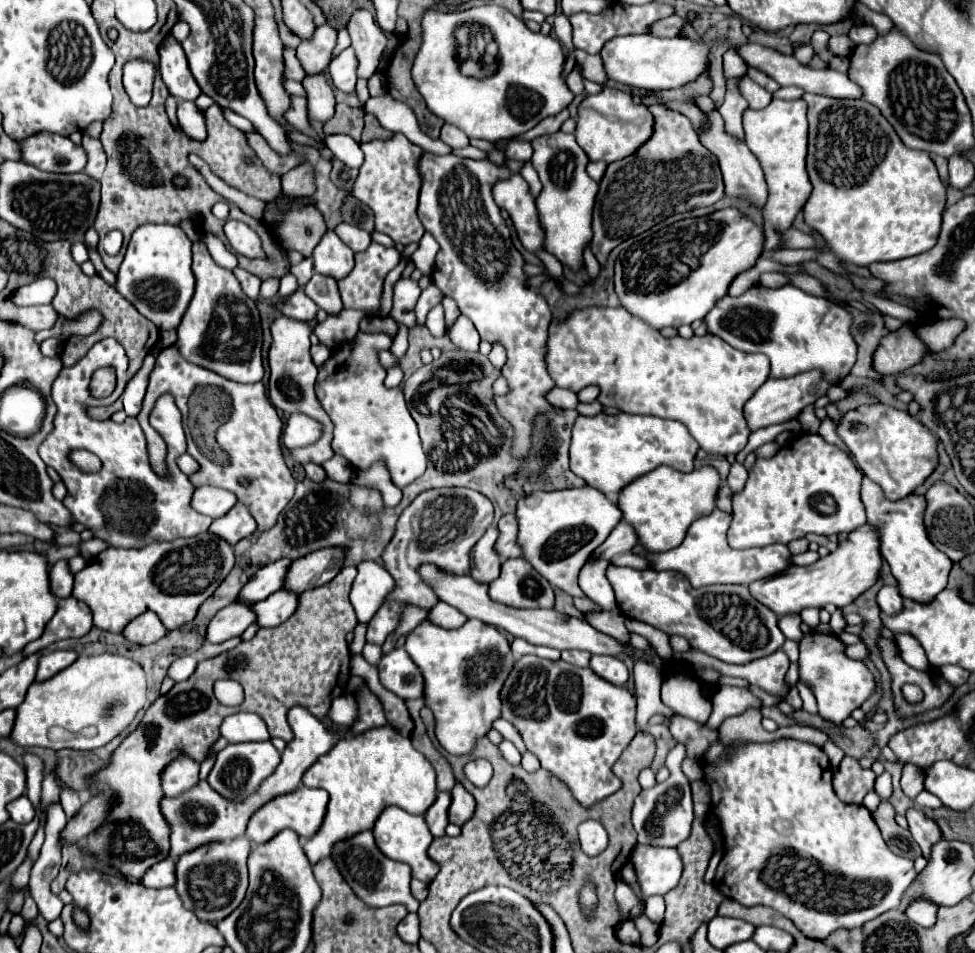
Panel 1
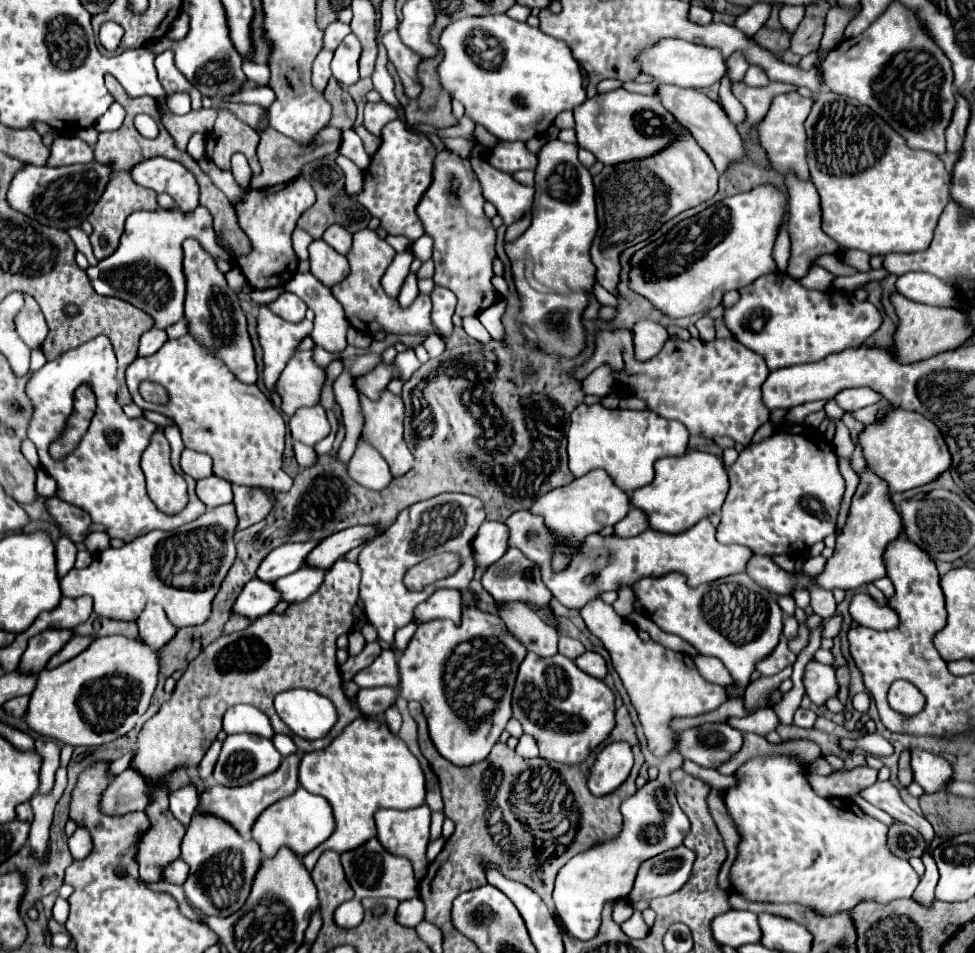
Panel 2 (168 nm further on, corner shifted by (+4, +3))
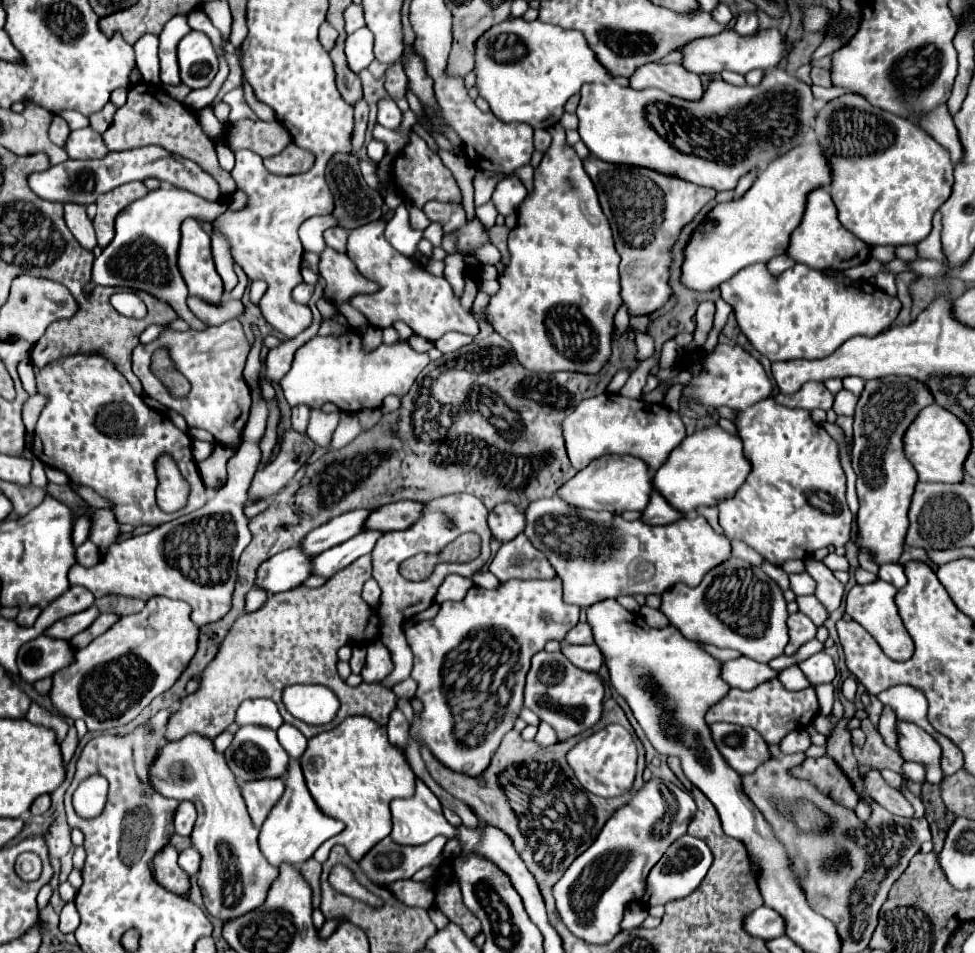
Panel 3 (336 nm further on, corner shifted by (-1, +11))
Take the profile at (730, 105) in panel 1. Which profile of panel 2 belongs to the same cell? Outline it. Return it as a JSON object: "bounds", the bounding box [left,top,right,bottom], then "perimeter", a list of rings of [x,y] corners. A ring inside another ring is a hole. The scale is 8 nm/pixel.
{"bounds":[728,51,750,81],"perimeter":[[[740,51],[738,53],[732,53],[728,57],[728,77],[732,81],[742,81],[744,73],[748,71],[748,67],[750,67],[750,63],[748,63],[748,59]]]}

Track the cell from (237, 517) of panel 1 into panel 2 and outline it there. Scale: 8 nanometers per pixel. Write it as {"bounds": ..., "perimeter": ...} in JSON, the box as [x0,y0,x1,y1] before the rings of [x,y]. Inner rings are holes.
{"bounds":[232,485,276,529],"perimeter":[[[232,485],[232,493],[234,493],[236,513],[238,513],[238,529],[246,529],[262,521],[276,503],[276,495],[258,487]]]}

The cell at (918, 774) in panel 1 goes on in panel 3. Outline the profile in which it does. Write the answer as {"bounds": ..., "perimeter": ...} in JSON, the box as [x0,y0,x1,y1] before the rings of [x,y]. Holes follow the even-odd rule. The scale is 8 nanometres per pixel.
{"bounds":[878,706,899,753],"perimeter":[[[883,706],[883,713],[879,721],[878,729],[883,736],[886,745],[899,753],[897,734],[895,731],[896,720],[897,718],[893,709],[889,706]]]}

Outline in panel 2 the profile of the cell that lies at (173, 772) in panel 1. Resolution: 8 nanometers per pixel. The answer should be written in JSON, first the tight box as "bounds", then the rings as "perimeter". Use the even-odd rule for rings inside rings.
{"bounds":[170,789,198,827],"perimeter":[[[180,789],[170,795],[170,811],[184,827],[188,827],[188,821],[192,819],[196,805],[198,805],[196,789]]]}

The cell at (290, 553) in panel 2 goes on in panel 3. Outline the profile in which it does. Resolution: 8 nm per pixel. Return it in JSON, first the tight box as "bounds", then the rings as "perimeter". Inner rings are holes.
{"bounds":[297,509,371,555],"perimeter":[[[357,509],[357,511],[349,511],[345,515],[339,515],[335,519],[331,519],[329,523],[313,529],[313,533],[309,533],[309,537],[303,537],[297,547],[305,549],[305,553],[313,553],[313,555],[319,555],[351,537],[355,537],[361,527],[363,527],[363,521],[367,519],[371,511],[365,511],[365,509]]]}

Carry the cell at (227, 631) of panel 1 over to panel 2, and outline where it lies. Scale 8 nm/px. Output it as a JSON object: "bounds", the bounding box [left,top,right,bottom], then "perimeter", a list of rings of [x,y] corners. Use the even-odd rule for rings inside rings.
{"bounds":[234,577,280,621],"perimeter":[[[254,577],[244,585],[240,597],[236,599],[234,613],[246,615],[248,619],[254,621],[264,613],[270,613],[278,605],[278,601],[280,601],[280,591],[274,587],[274,583],[266,583]]]}

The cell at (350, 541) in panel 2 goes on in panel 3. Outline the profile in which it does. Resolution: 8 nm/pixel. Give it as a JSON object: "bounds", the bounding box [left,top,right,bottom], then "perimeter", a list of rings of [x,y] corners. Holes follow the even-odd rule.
{"bounds":[363,501,423,531],"perimeter":[[[397,501],[383,505],[381,509],[371,511],[371,515],[365,519],[363,531],[395,531],[395,529],[407,529],[413,525],[413,521],[419,519],[423,511],[423,503],[415,501]]]}

